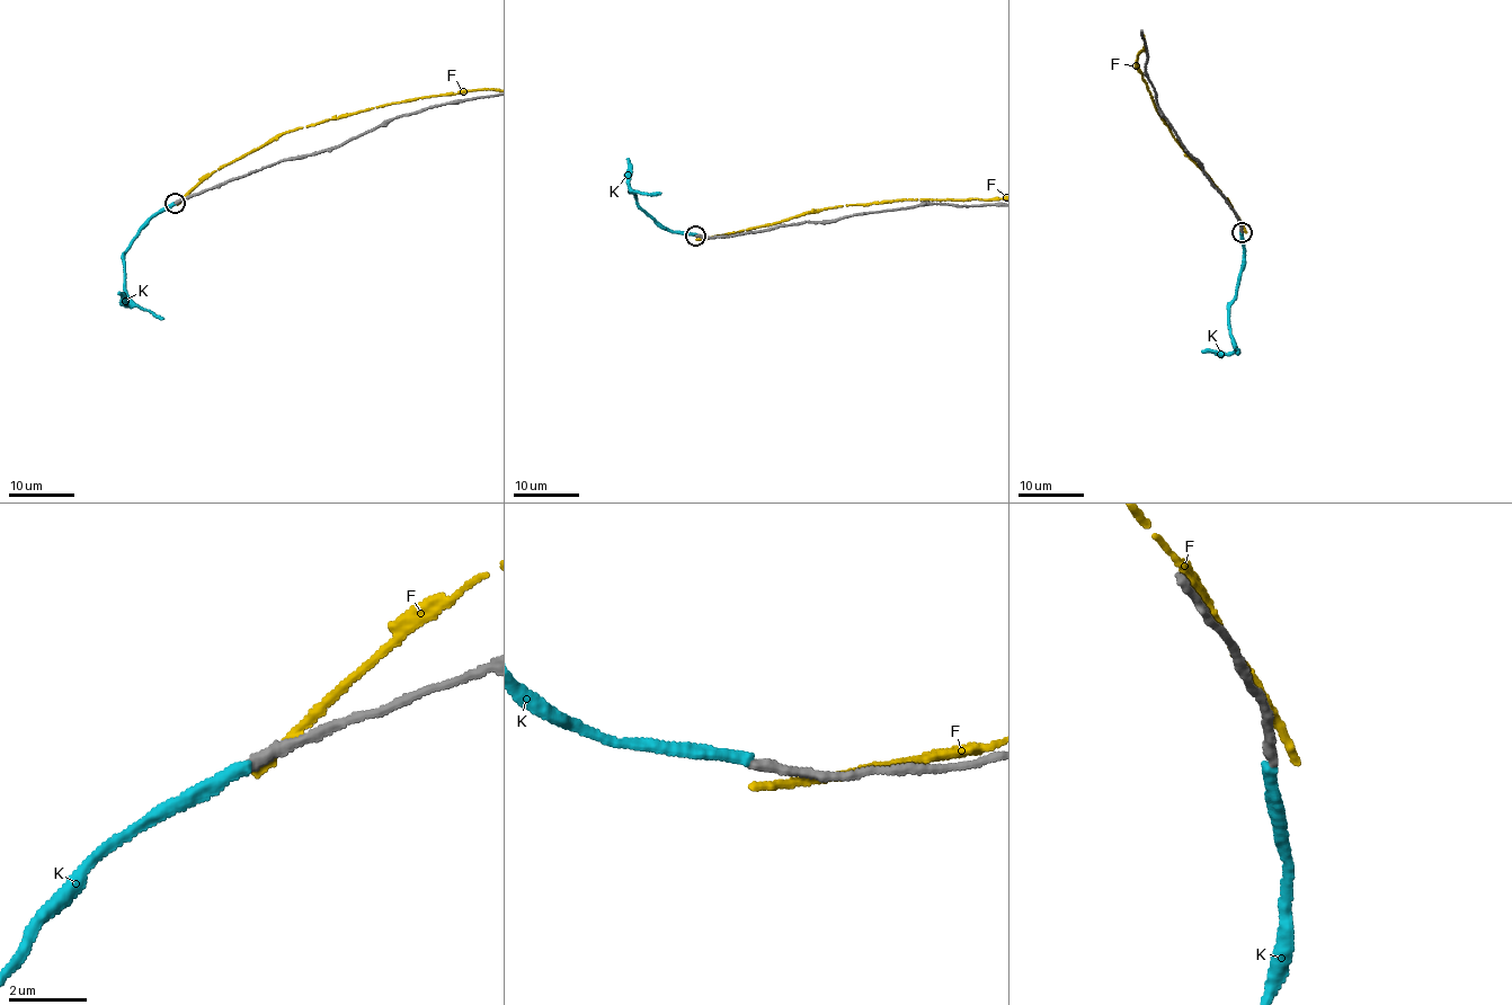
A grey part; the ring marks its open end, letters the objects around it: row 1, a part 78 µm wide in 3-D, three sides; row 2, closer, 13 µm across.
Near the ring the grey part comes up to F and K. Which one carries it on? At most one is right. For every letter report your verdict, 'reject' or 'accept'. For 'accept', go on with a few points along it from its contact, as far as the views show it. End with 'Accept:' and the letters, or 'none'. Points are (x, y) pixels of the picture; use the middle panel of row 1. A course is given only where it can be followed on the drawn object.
F: reject
K: accept | via (695, 236), (669, 231), (638, 203), (630, 190), (628, 158)
Accept: K

